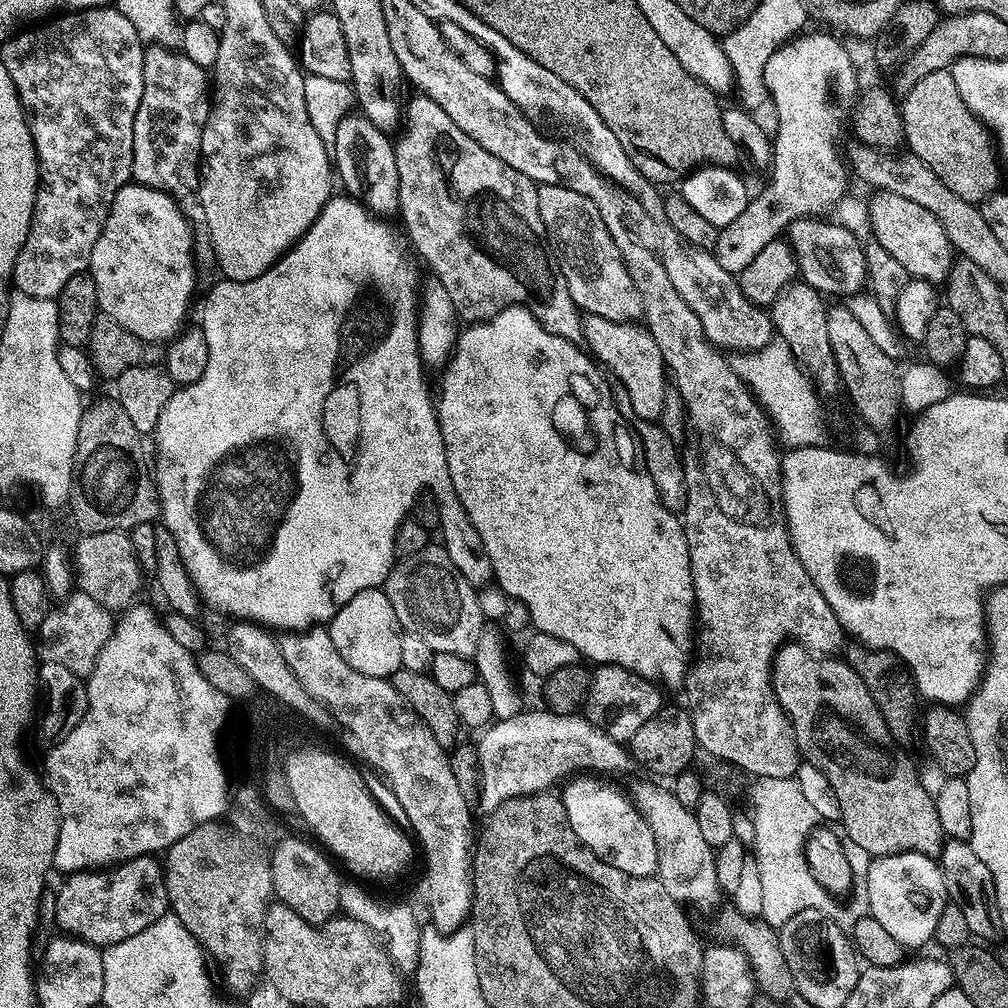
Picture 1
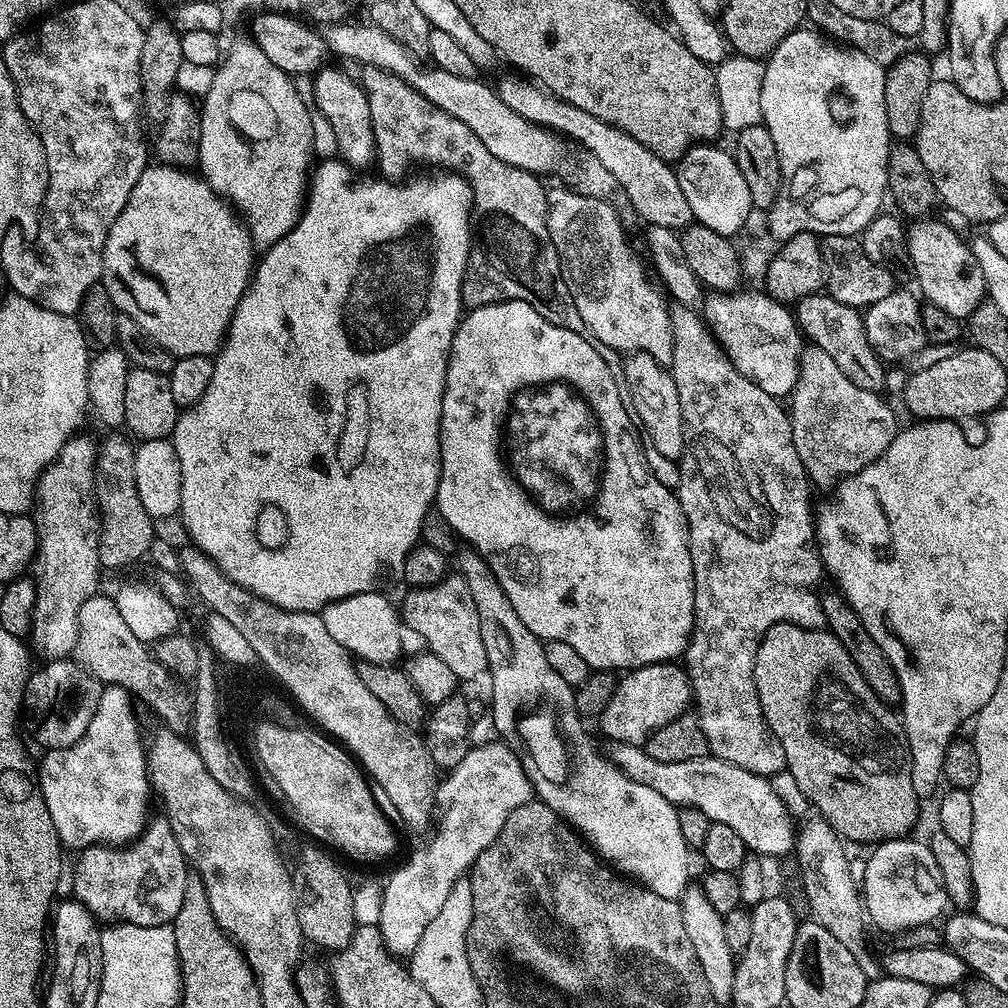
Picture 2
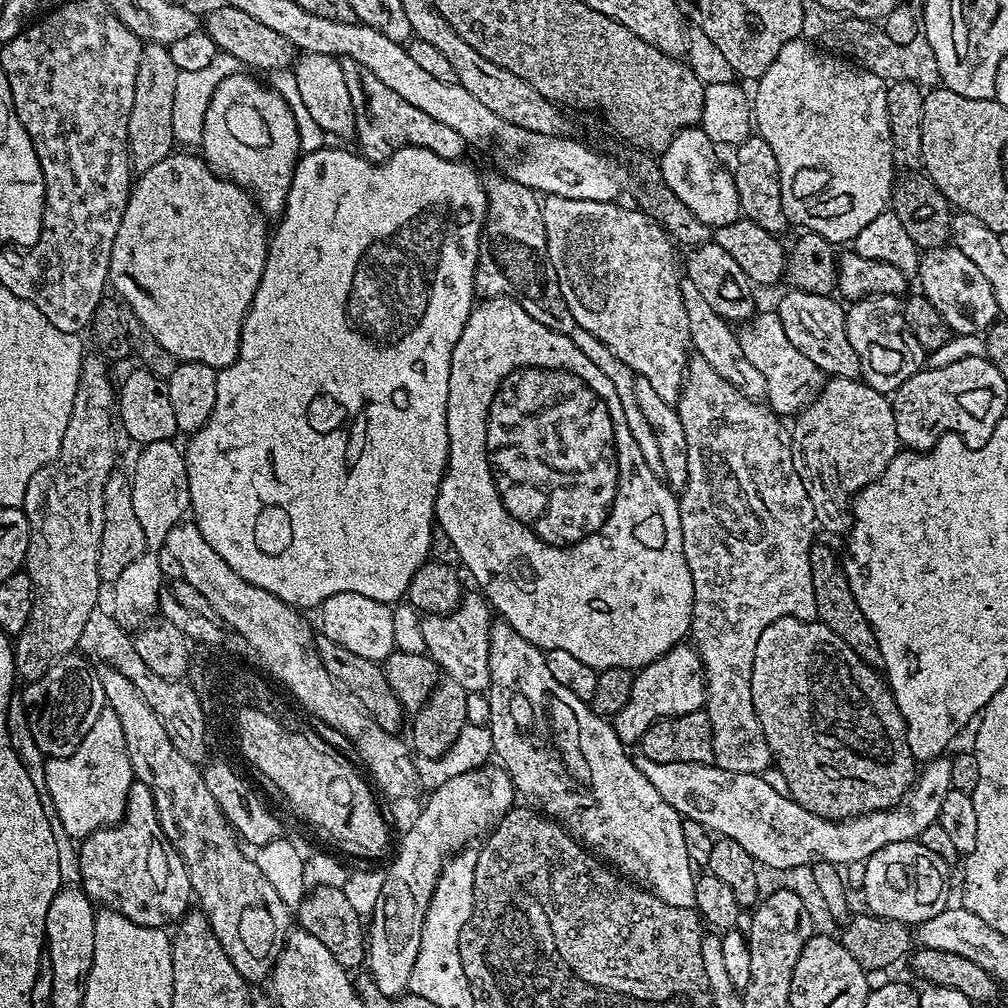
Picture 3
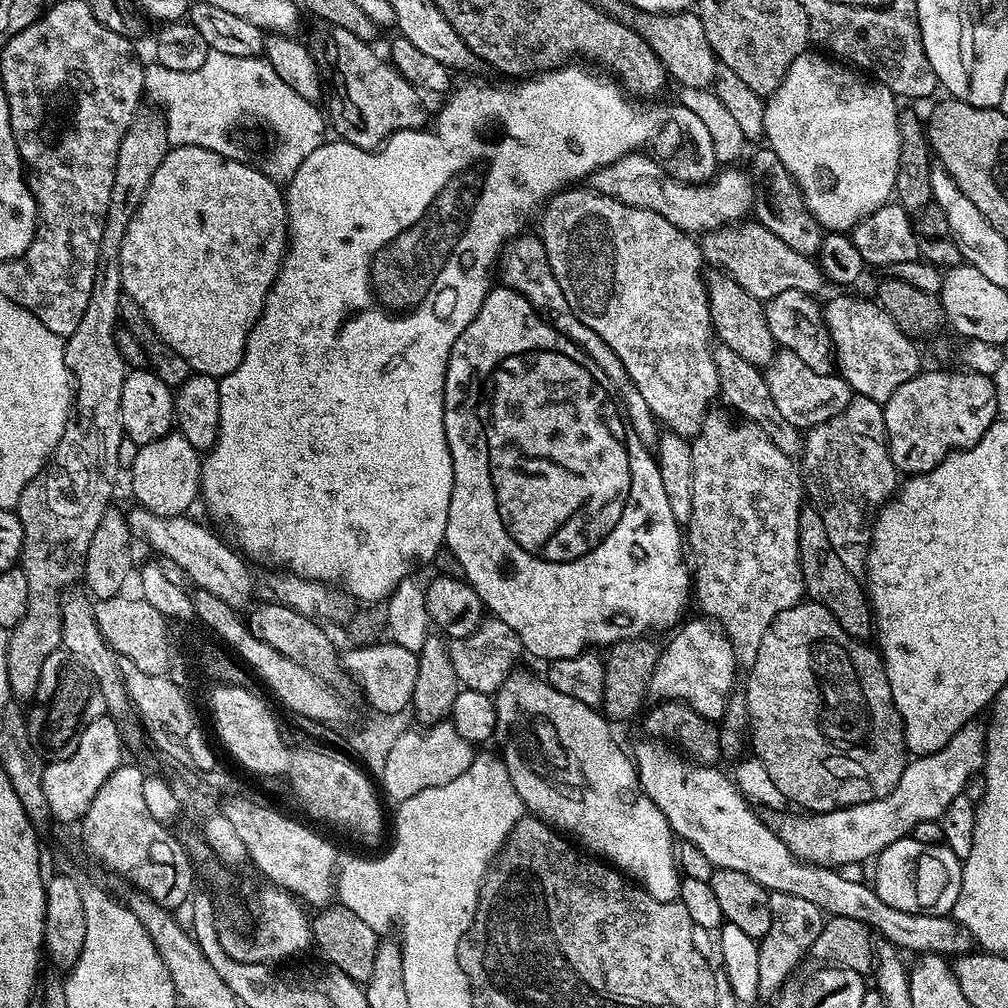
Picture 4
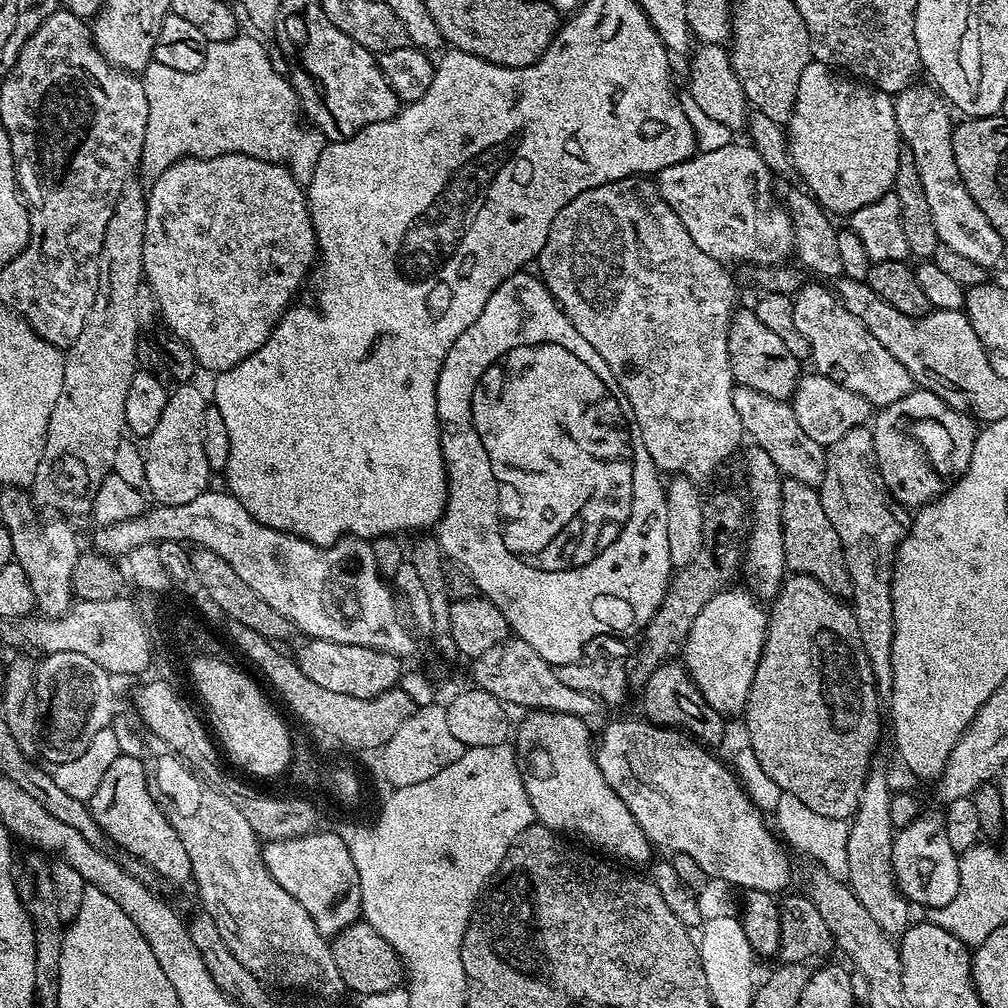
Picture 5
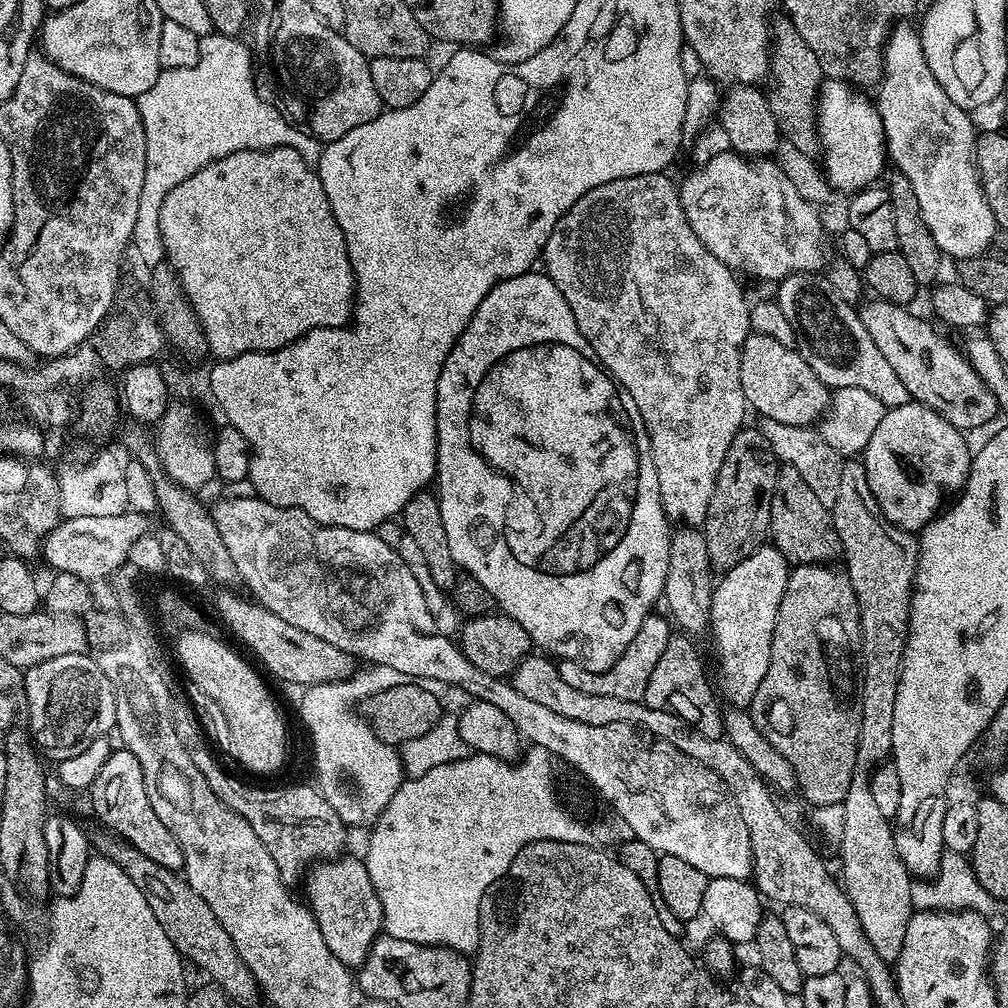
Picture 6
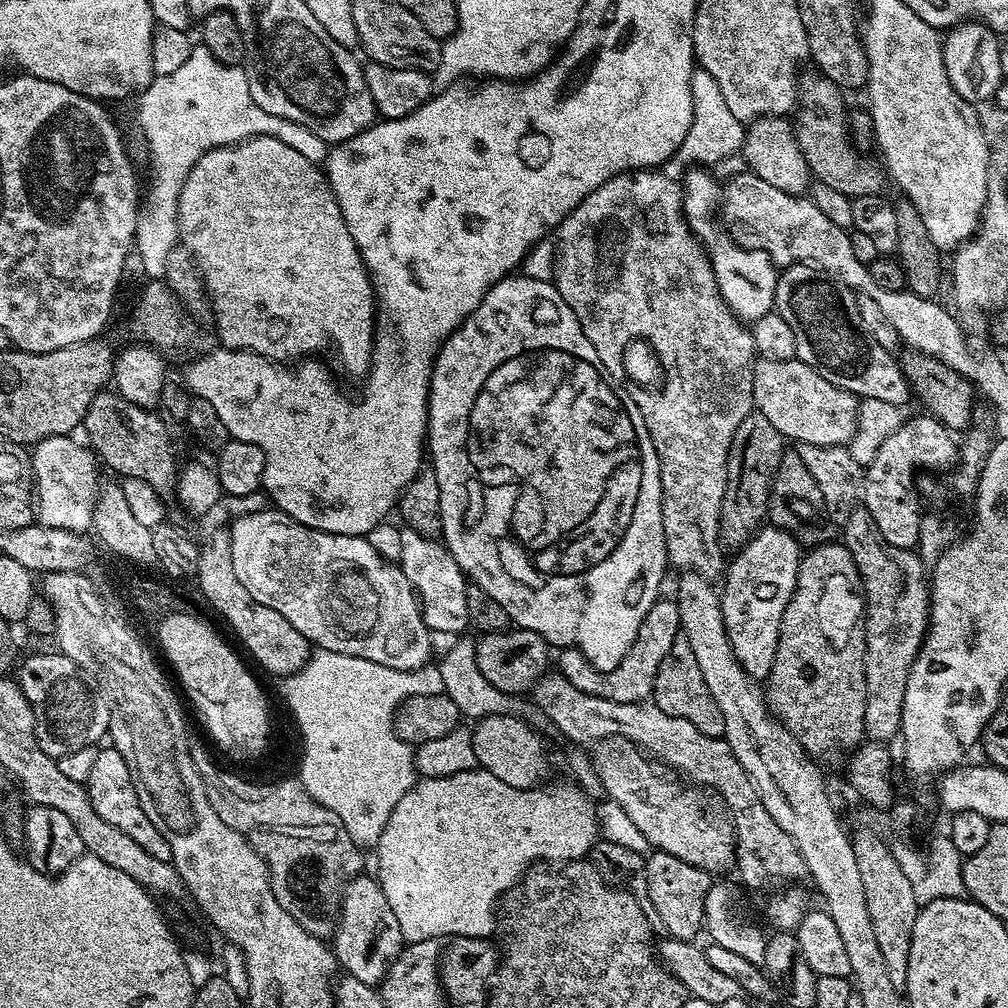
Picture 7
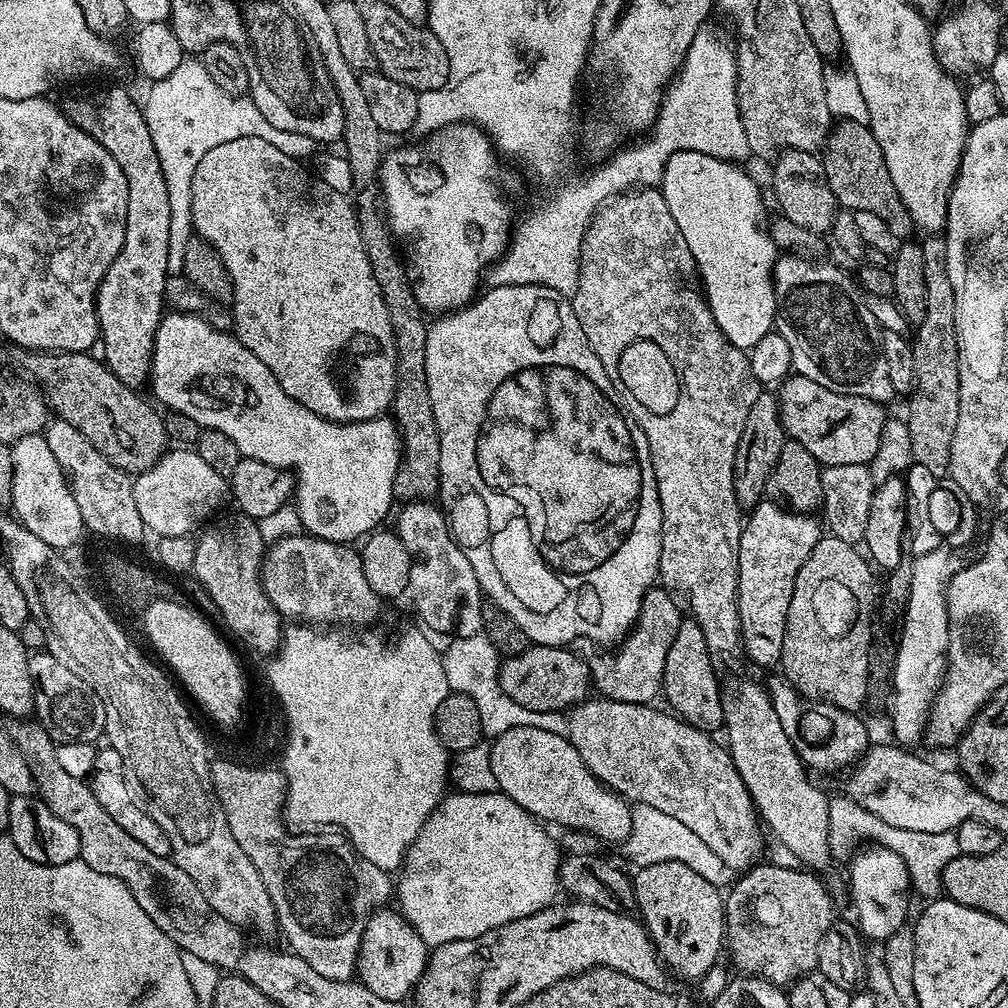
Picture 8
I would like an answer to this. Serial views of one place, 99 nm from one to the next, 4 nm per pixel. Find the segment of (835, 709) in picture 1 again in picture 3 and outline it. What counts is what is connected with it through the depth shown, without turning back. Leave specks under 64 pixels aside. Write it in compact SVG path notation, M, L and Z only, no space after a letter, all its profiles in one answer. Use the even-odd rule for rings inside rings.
M783 616L770 622L770 626L762 630L762 638L758 638L754 646L754 666L750 674L750 698L754 698L754 710L758 714L758 722L762 722L762 734L766 734L766 742L772 751L774 767L780 771L782 778L786 778L787 795L796 800L798 806L814 814L826 817L828 820L849 820L852 816L893 808L903 800L917 779L918 762L912 756L906 734L906 722L898 710L896 695L889 688L887 679L877 669L862 662L862 658L858 658L858 654L854 654L854 650L850 650L850 646L846 646L846 642L842 642L842 638L838 638L834 630L821 624L819 619L799 620L793 616Z

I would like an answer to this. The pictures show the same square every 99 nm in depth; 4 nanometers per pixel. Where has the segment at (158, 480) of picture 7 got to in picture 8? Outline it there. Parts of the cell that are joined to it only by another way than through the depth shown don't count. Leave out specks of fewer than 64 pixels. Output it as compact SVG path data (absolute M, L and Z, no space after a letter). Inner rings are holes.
M19 346L9 349L4 356L9 364L7 367L13 373L24 371L25 377L33 376L28 378L42 389L49 409L86 434L111 464L129 474L148 474L156 463L155 468L161 463L170 444L164 429L164 416L156 413L137 389L121 382L103 359L96 357L95 360L88 352L38 352Z

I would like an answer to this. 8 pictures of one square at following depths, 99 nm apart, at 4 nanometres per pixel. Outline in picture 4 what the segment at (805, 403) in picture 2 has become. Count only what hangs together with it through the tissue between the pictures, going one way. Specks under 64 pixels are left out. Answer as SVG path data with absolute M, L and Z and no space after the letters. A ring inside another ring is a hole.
M853 395L841 412L807 429L802 479L811 507L818 510L826 525L826 538L830 538L834 554L838 554L846 570L863 573L868 566L868 547L872 541L870 525L898 488L898 473L888 449L883 403Z

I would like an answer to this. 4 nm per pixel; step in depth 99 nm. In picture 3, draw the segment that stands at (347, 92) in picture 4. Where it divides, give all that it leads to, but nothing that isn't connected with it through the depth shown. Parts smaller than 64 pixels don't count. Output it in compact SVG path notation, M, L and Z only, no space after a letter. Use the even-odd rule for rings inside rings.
M365 75L364 79L364 100L368 103L368 112L372 116L364 114L356 117L356 133L362 147L363 155L370 160L377 162L389 160L400 148L425 148L439 156L445 156L447 160L454 160L463 157L465 154L466 142L458 130L450 130L450 126L442 126L430 114L422 114L418 106L410 106L406 98L398 98L390 86L383 84L378 78Z

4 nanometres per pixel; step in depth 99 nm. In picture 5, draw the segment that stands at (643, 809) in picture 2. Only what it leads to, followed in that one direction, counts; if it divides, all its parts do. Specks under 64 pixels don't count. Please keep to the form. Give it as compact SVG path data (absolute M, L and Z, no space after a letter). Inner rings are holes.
M541 710L529 711L525 716L528 717L520 725L515 725L514 747L530 806L536 811L536 820L557 834L573 832L589 840L593 849L601 848L596 850L613 861L646 863L652 856L654 845L642 826L638 826L634 814L630 814L626 802L614 794L602 770L598 770L594 732L592 736L589 721L570 714Z

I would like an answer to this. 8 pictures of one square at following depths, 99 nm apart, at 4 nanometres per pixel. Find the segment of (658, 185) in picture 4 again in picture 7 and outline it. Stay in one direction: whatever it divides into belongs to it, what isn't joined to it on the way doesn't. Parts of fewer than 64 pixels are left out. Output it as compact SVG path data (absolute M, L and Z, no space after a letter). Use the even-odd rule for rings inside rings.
M744 170L741 176L734 177L729 182L728 188L726 184L722 196L722 224L735 244L766 254L772 259L773 264L781 269L789 268L792 264L805 264L811 268L823 270L845 289L853 288L853 293L874 298L875 302L880 300L882 286L878 286L878 282L870 278L868 265L858 262L854 250L850 247L849 233L836 226L834 222L830 222L829 218L818 210L818 206L811 198L803 198L801 195L791 196L789 192L778 190L778 186L772 186L770 182L762 182L762 178L752 175L748 170Z

